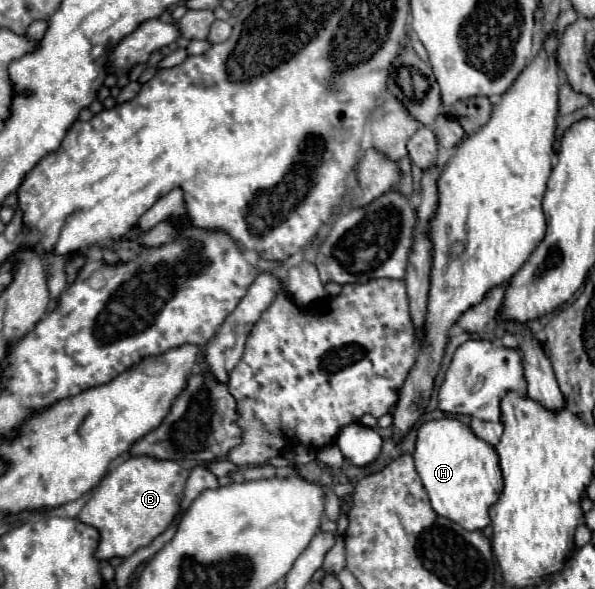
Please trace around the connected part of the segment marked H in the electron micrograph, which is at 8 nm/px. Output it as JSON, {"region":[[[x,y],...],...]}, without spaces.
{"region":[[[447,416],[423,422],[417,430],[413,458],[431,506],[439,516],[457,522],[465,530],[483,530],[491,522],[489,508],[495,504],[495,498],[499,498],[499,490],[503,490],[499,456],[495,448],[477,438],[467,424]]]}

